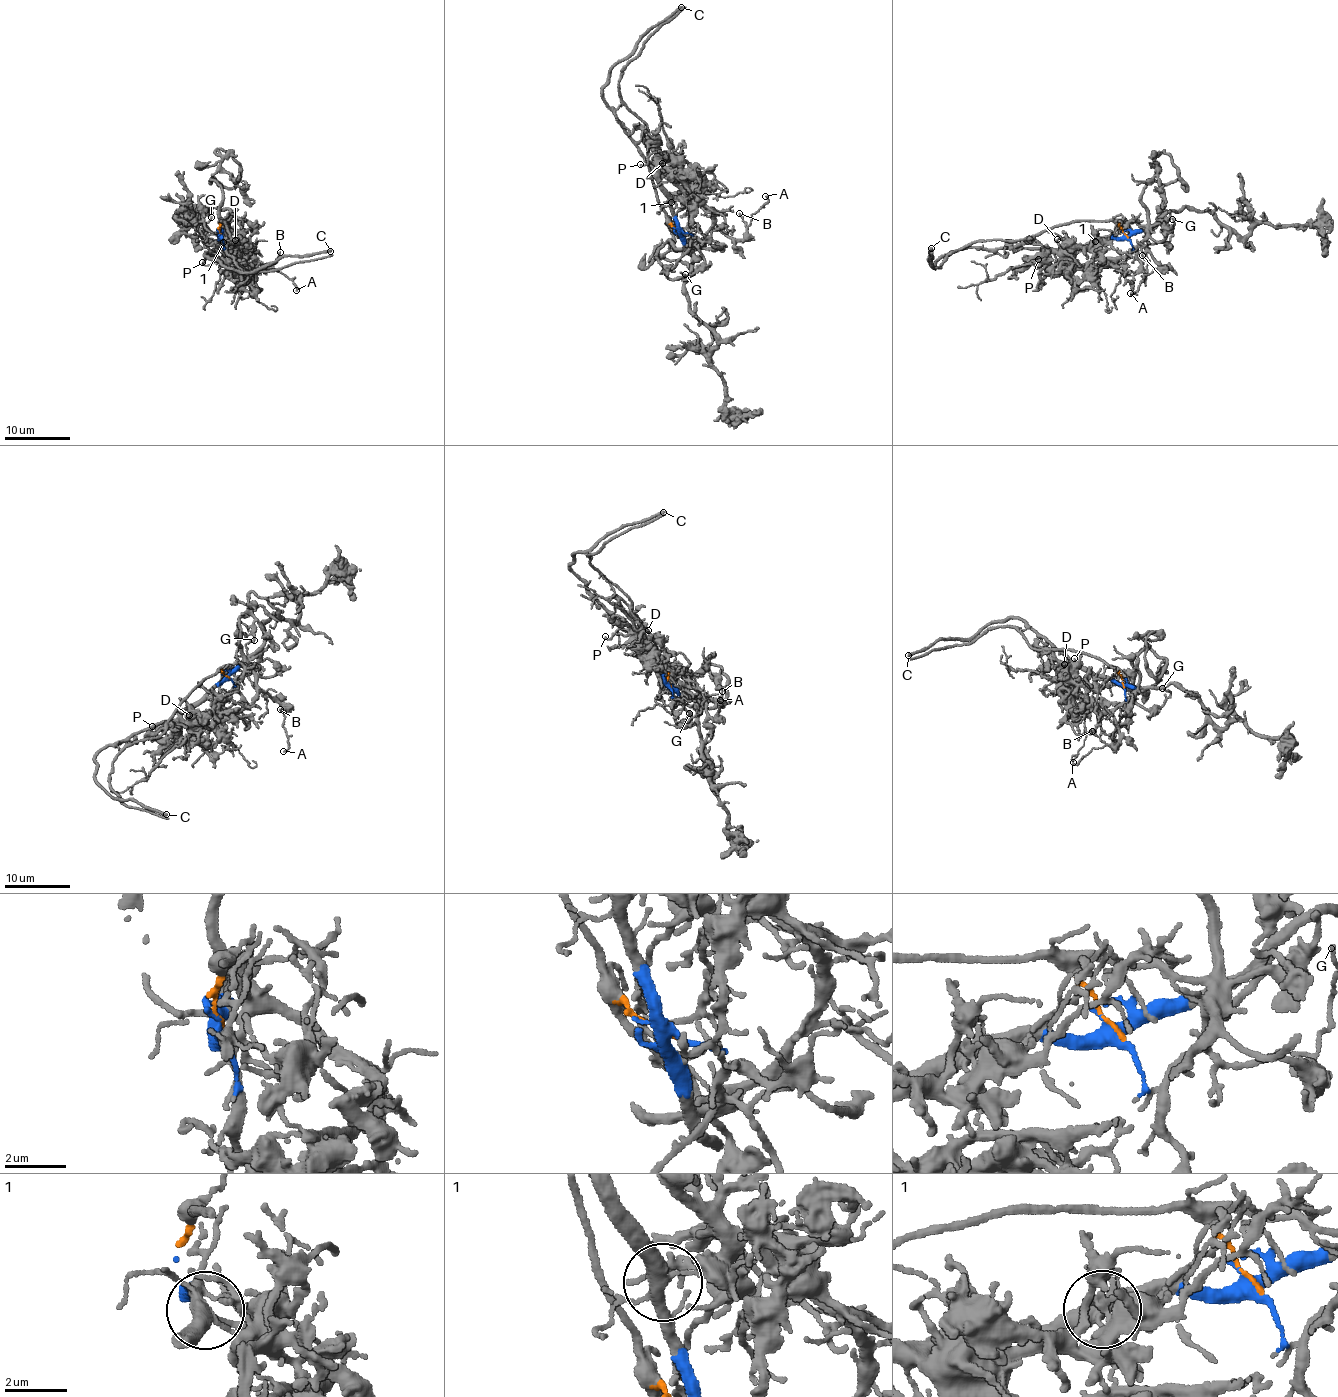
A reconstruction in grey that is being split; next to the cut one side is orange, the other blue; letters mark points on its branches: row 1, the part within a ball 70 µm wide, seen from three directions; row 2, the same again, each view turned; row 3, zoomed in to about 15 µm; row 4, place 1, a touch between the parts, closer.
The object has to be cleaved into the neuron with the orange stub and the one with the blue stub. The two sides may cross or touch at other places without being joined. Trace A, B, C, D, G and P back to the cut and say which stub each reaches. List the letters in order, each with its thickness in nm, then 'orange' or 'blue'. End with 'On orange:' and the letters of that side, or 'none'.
A: 90 nm | orange
B: 150 nm | orange
C: 240 nm | blue
D: 200 nm | blue
G: 100 nm | orange
P: 120 nm | blue
On orange: A, B, G

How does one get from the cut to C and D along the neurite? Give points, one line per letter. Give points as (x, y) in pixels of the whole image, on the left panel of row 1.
C: (220, 236), (225, 242), (222, 250), (205, 256), (241, 271), (255, 271), (286, 255), (331, 250)
D: (220, 236), (234, 242), (234, 251), (232, 243), (236, 240)

